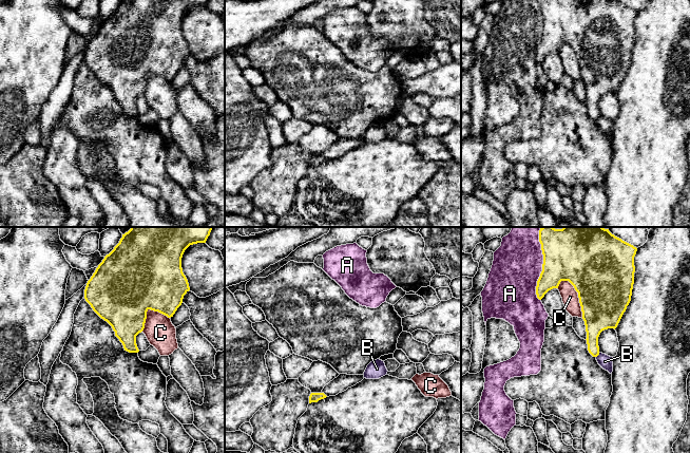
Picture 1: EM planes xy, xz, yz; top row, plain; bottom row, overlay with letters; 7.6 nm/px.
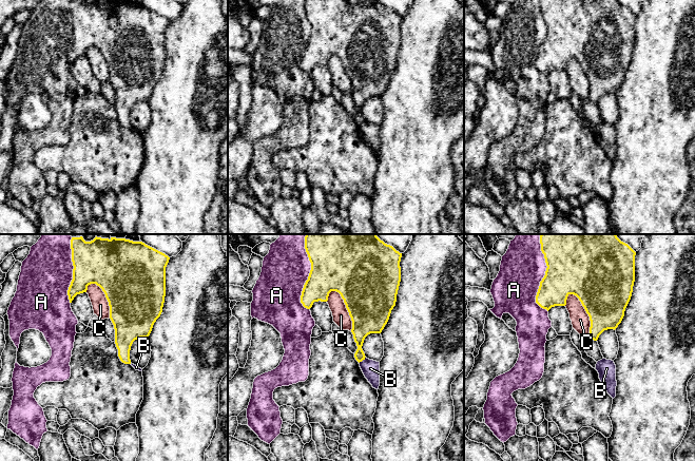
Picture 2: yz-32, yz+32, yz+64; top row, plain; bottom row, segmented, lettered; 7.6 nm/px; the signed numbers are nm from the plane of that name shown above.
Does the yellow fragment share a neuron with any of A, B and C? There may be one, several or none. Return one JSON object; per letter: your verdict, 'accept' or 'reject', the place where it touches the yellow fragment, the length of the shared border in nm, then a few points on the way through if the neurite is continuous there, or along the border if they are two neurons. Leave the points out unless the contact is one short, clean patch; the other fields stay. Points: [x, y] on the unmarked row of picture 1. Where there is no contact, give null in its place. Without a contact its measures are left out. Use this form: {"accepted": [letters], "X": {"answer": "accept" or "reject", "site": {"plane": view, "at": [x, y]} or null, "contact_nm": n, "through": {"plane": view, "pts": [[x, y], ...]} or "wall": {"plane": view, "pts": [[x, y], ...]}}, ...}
{"accepted": [], "A": {"answer": "reject", "site": {"plane": "yz", "at": [542, 32]}, "contact_nm": 480}, "B": {"answer": "reject", "site": {"plane": "yz", "at": [598, 117]}, "contact_nm": 50, "wall": {"plane": "yz", "pts": [[599, 116], [596, 120]]}}, "C": {"answer": "reject", "site": {"plane": "yz", "at": [578, 59]}, "contact_nm": 340}}

